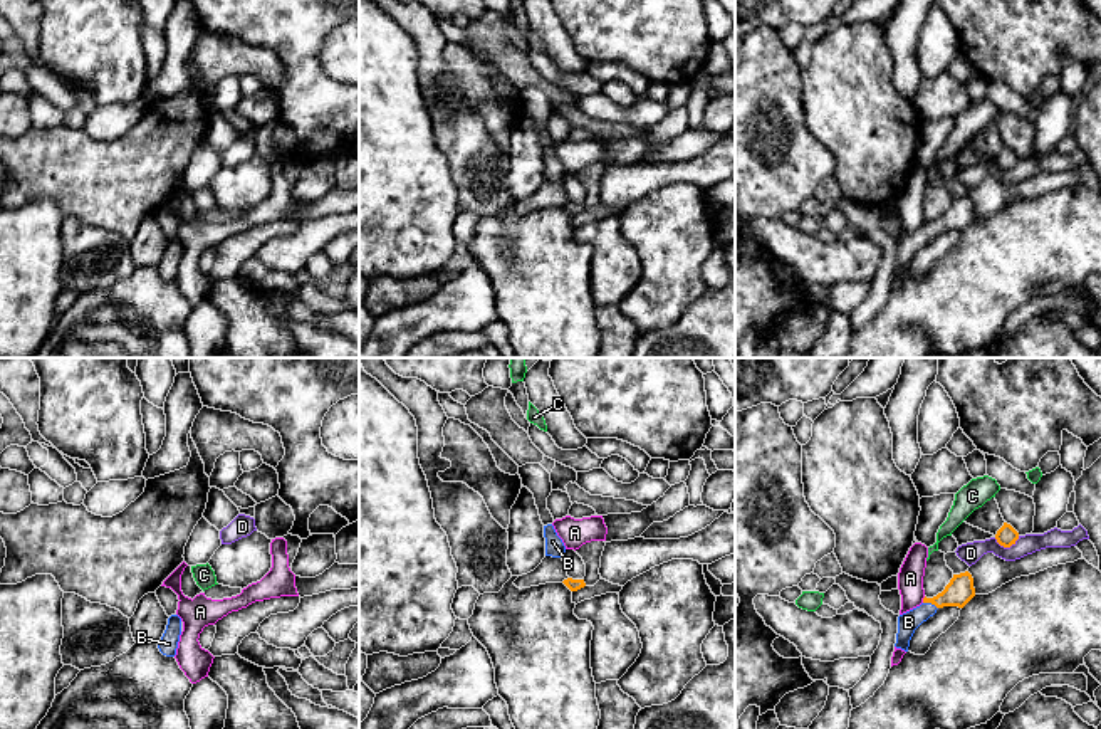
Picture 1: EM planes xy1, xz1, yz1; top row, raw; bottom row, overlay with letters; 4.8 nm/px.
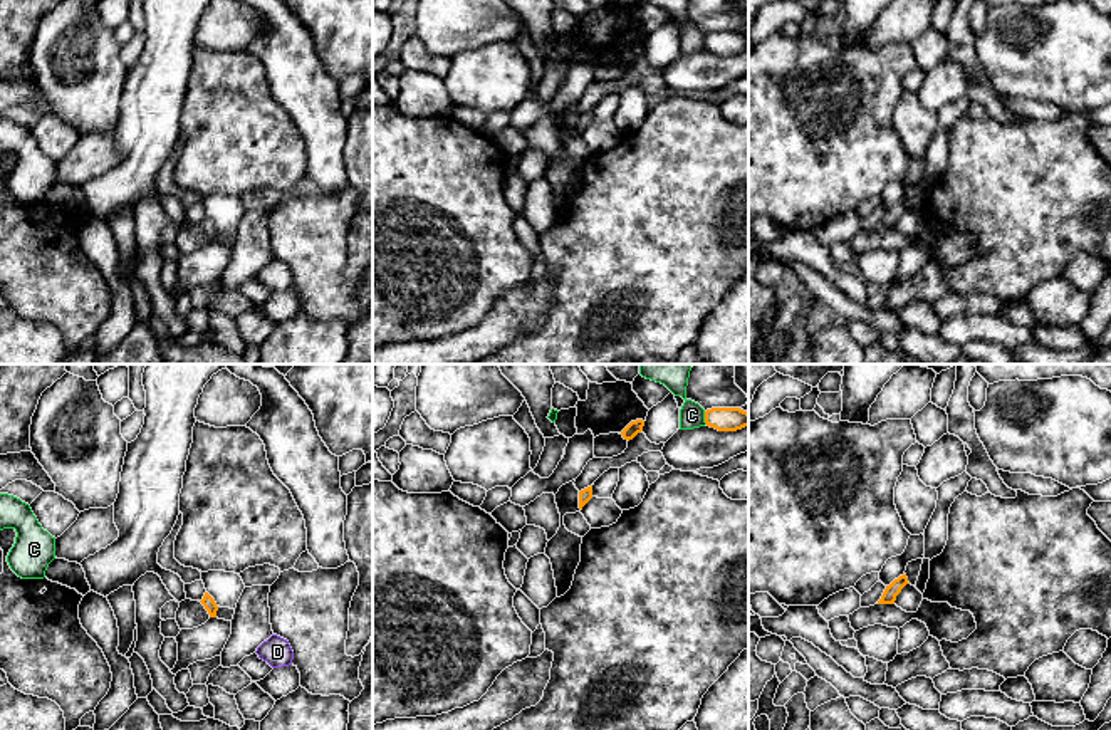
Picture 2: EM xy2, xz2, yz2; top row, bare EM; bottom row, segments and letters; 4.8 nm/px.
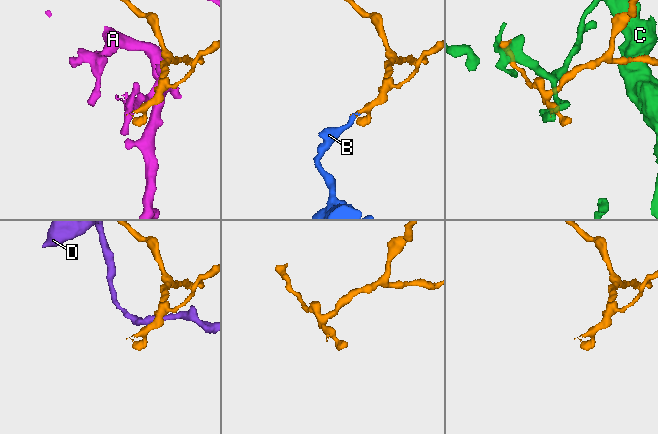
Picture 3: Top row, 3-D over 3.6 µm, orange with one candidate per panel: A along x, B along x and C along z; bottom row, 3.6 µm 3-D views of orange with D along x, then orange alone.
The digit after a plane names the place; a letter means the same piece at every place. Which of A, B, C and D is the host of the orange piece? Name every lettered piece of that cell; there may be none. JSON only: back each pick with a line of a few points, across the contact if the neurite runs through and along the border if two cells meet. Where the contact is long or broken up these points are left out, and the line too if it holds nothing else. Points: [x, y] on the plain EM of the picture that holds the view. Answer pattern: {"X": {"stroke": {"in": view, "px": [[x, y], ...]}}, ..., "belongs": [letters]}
{"B": {"stroke": {"in": "yz1", "px": [[959, 215], [939, 225], [930, 225], [908, 246]]}}, "belongs": ["B"]}

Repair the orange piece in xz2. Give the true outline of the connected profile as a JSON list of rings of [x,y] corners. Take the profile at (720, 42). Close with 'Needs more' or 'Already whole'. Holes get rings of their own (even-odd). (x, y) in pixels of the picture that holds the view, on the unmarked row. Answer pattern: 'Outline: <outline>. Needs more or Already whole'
Outline: [[[712,32],[705,35],[705,47],[718,55],[737,55],[748,50],[748,37],[740,32]]]. Already whole

